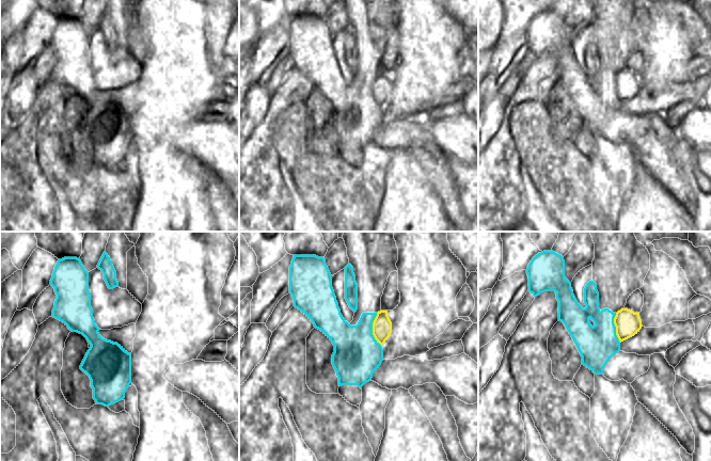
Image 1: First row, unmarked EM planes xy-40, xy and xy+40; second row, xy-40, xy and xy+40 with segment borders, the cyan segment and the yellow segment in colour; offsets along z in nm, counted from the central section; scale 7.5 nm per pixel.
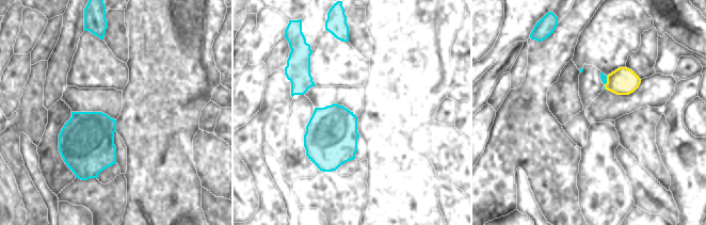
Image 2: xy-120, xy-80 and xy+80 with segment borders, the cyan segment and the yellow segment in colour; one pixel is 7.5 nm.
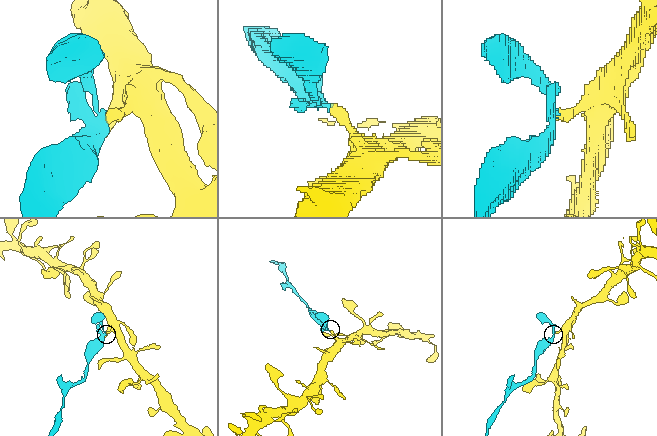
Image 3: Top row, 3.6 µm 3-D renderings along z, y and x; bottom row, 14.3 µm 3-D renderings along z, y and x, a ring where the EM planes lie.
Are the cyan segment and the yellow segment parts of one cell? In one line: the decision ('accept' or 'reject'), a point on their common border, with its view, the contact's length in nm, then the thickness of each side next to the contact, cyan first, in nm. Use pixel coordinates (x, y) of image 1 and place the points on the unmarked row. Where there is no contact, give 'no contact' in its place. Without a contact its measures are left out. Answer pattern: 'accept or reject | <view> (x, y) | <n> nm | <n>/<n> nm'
reject | xy (372, 90) | 260 nm | 360/140 nm

